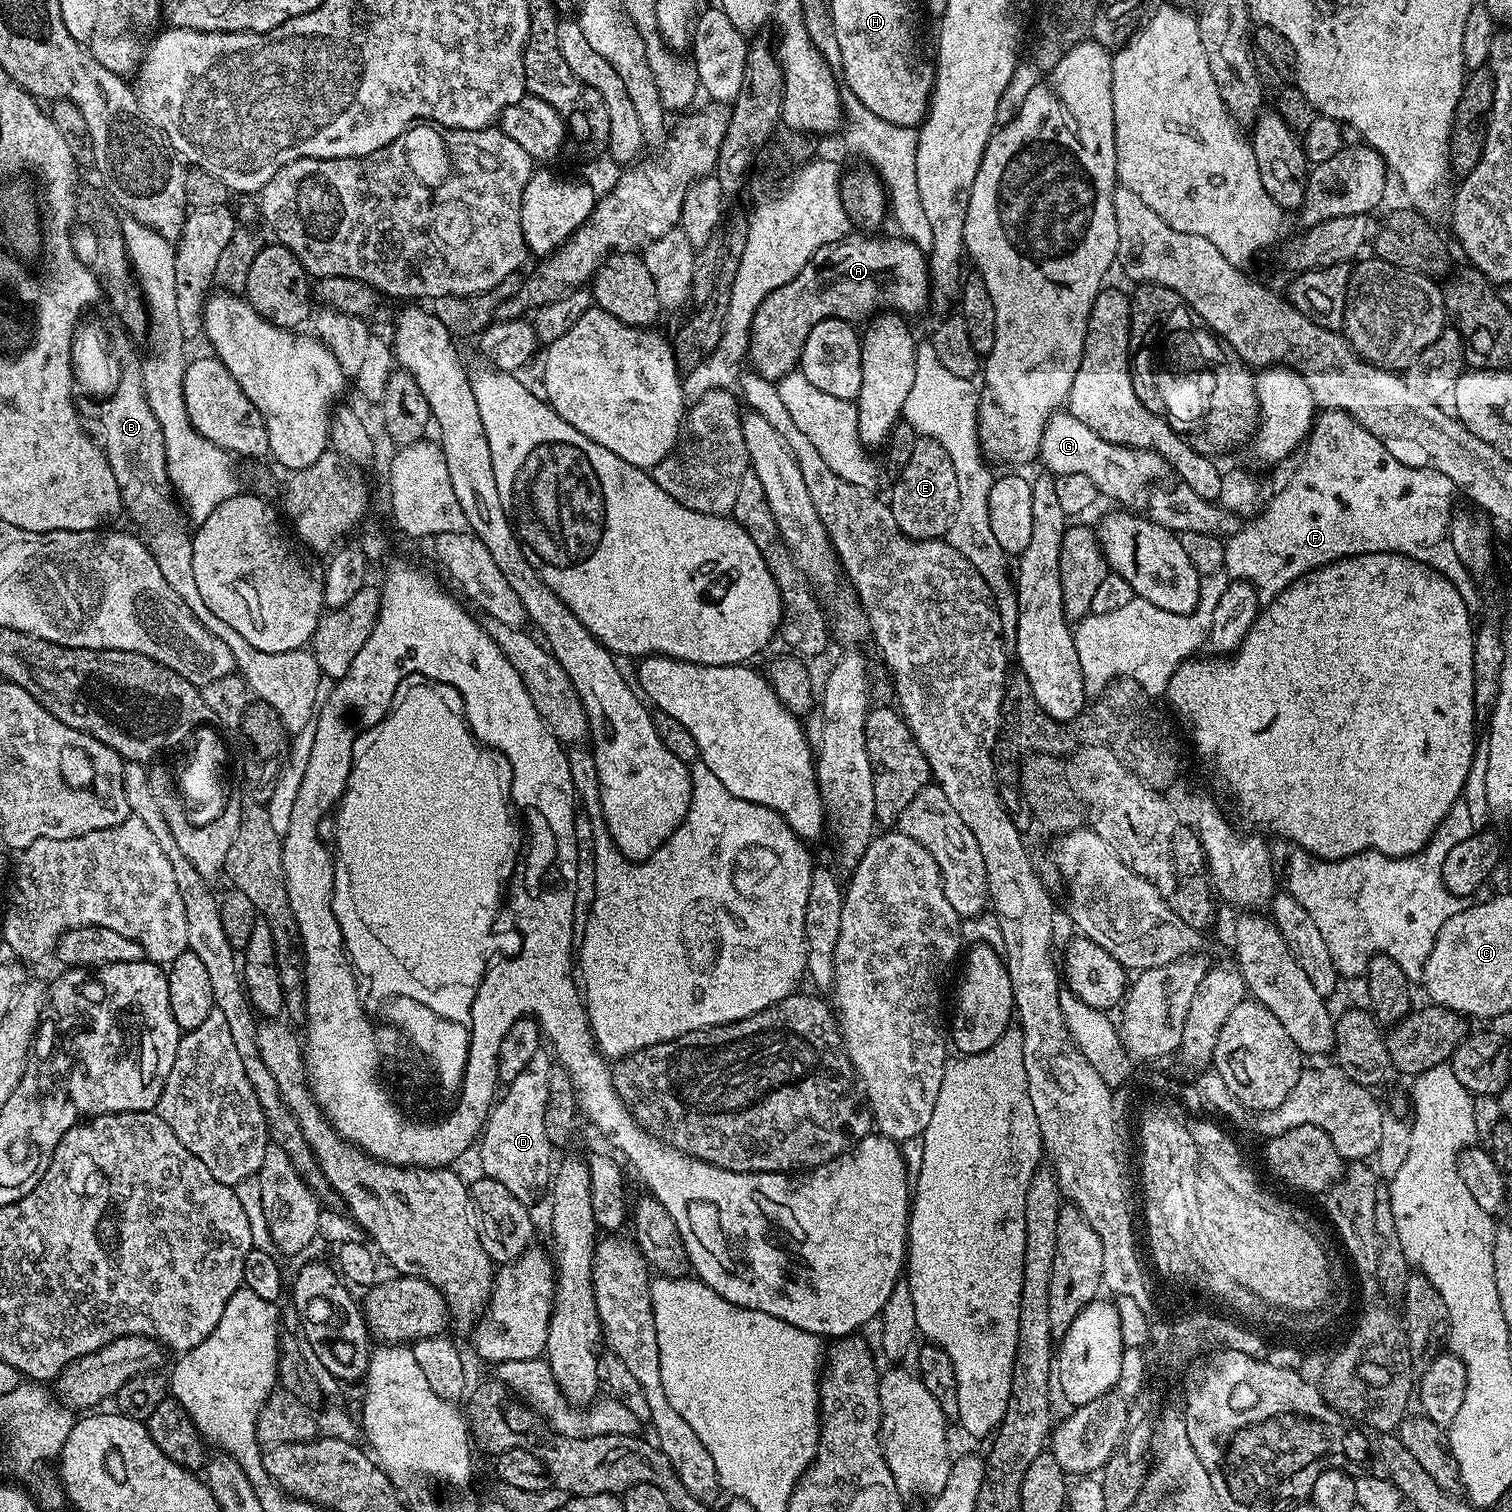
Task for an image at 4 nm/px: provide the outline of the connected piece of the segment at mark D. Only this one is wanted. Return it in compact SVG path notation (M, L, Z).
M544 1050L536 1052L534 1058L530 1058L530 1066L526 1066L526 1070L522 1070L522 1074L518 1074L518 1078L507 1081L505 1088L508 1089L505 1090L504 1097L502 1097L502 1092L499 1099L493 1103L488 1119L484 1121L483 1129L478 1137L481 1168L479 1171L485 1176L494 1178L494 1182L502 1182L502 1186L506 1186L506 1190L510 1190L510 1194L514 1194L514 1198L518 1198L526 1205L531 1205L532 1200L538 1199L543 1192L545 1195L554 1175L554 1159L552 1160L554 1149L546 1138L546 1122L544 1121L550 1070L553 1066L553 1061L550 1056L548 1060L546 1052Z

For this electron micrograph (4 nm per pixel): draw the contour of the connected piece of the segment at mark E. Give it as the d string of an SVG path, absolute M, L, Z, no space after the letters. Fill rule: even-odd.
M926 436L917 438L910 462L906 462L893 484L890 507L902 534L912 540L935 540L947 533L955 517L959 492L950 457L938 442Z

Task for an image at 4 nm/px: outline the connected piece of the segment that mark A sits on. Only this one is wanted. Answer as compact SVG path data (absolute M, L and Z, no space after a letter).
M880 234L856 235L843 236L838 242L826 242L826 246L816 251L814 258L798 270L793 280L786 282L786 286L778 286L778 290L758 306L750 326L746 357L751 371L766 380L779 381L785 372L791 372L799 365L802 346L806 346L810 330L823 320L847 320L856 326L859 320L867 321L885 305L908 318L929 307L930 285L925 252L899 234L892 234L889 240L876 236Z

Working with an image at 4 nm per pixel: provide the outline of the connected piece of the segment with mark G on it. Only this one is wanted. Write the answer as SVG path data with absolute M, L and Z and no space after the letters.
M1067 410L1053 412L1044 428L1039 463L1044 463L1049 473L1056 476L1066 474L1086 474L1090 482L1094 482L1097 493L1101 497L1109 496L1117 500L1117 505L1132 506L1136 499L1145 495L1149 486L1165 479L1169 475L1168 462L1156 452L1147 452L1144 448L1129 448L1126 445L1111 444L1099 437L1089 426L1078 422Z

